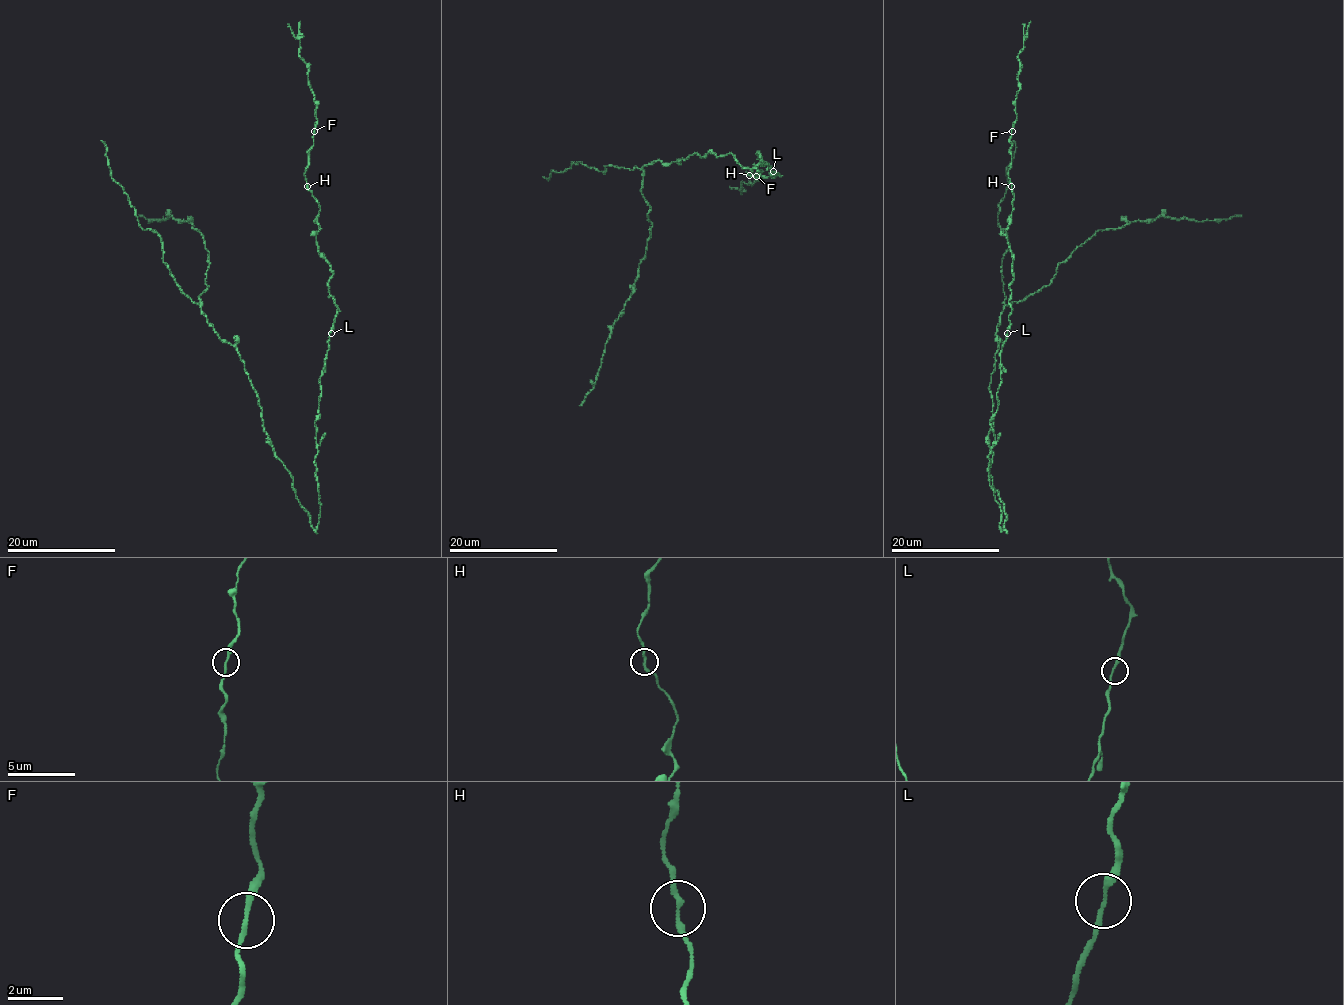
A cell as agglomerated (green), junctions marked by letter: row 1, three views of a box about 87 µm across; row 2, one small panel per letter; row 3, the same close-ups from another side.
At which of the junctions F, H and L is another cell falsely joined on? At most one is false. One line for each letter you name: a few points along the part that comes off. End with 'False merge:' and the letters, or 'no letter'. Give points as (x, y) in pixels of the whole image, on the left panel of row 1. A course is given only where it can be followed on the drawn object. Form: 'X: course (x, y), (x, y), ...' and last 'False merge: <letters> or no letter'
False merge: no letter

